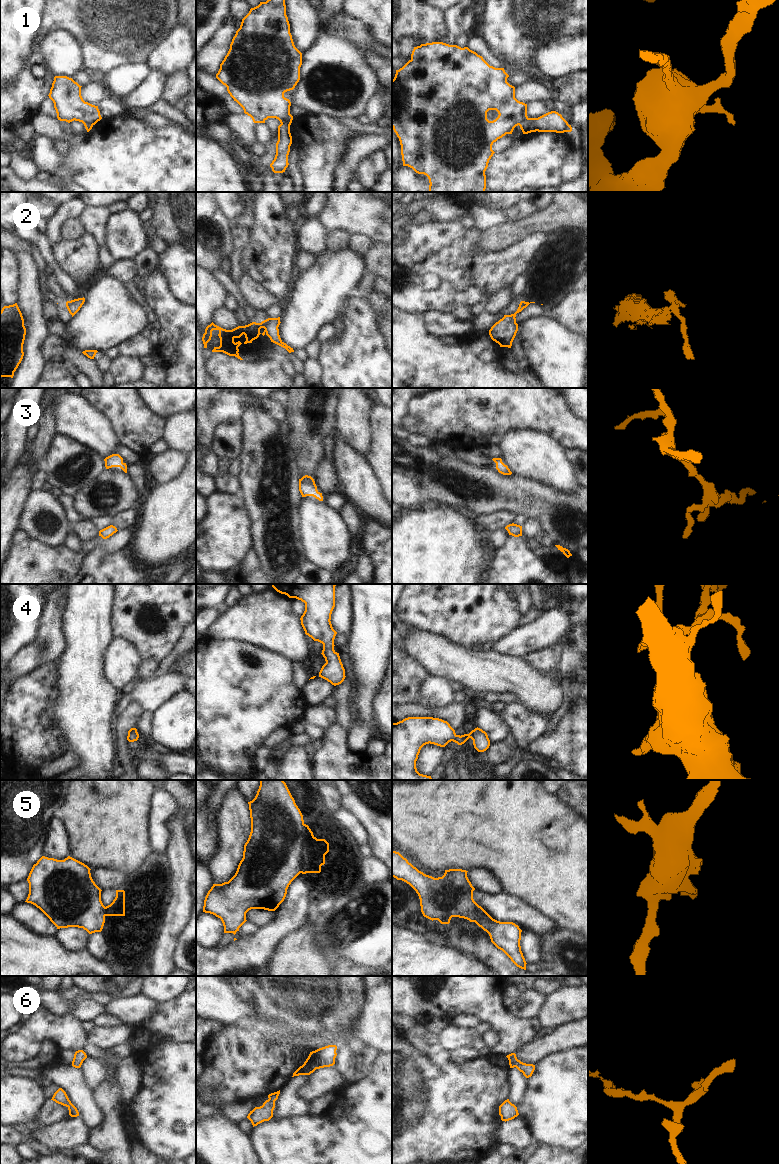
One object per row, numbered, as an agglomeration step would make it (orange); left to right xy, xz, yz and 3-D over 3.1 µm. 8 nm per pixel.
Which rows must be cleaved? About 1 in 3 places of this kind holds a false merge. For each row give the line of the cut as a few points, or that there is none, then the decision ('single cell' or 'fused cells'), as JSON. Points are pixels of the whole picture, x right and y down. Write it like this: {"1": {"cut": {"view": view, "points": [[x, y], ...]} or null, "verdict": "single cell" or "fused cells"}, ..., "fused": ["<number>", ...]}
{"1": {"cut": {"view": "yz", "points": [[528, 118], [519, 125]]}, "verdict": "fused cells"}, "2": {"cut": {"view": "xz", "points": [[263, 321], [264, 327]]}, "verdict": "fused cells"}, "3": {"cut": null, "verdict": "single cell"}, "4": {"cut": null, "verdict": "single cell"}, "5": {"cut": null, "verdict": "single cell"}, "6": {"cut": null, "verdict": "single cell"}, "fused": ["1", "2"]}

